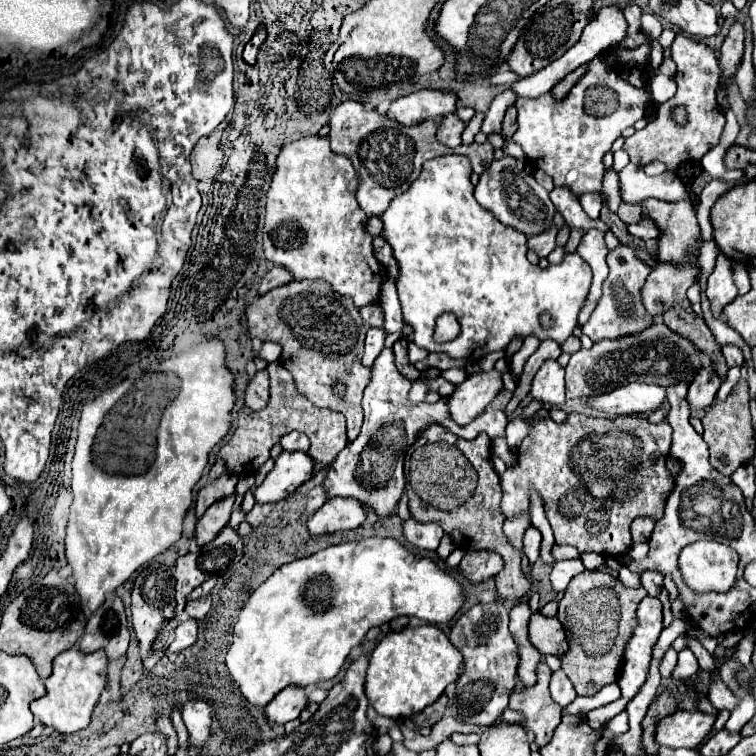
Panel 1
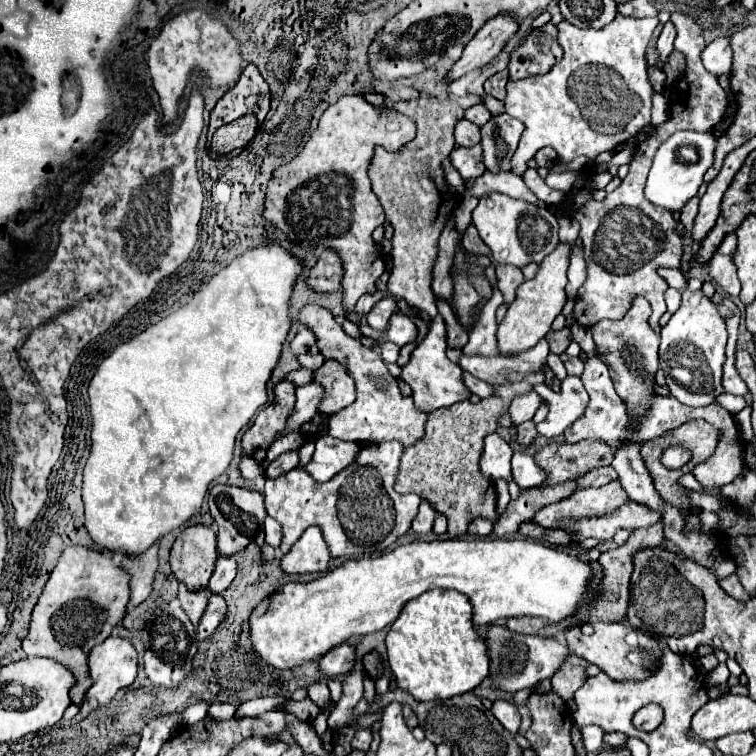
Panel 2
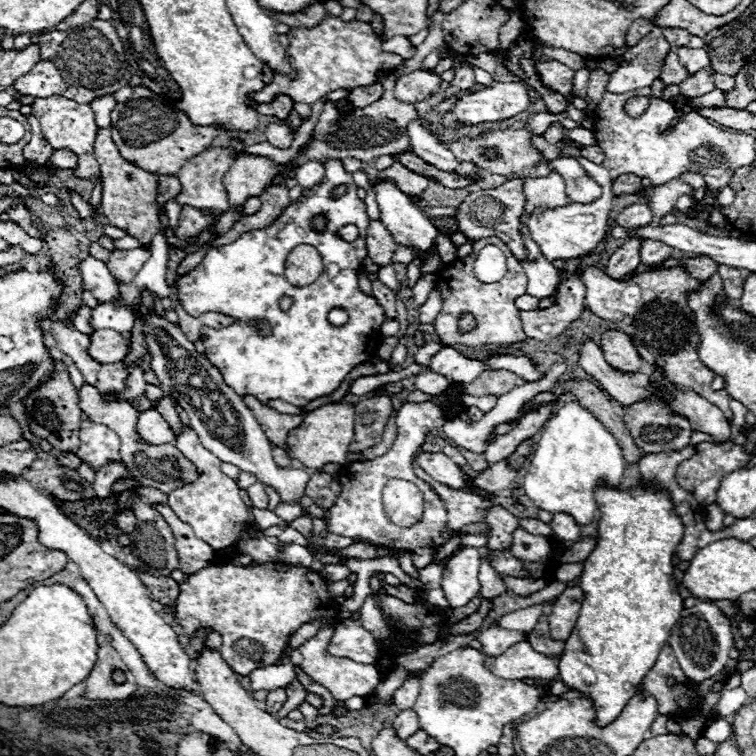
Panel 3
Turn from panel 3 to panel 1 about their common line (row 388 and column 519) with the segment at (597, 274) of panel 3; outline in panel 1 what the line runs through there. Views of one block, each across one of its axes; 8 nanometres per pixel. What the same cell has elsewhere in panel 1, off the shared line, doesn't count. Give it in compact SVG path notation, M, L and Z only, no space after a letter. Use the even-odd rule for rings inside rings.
M540 662L538 682L532 688L518 686L510 694L510 708L524 714L526 720L522 726L536 734L536 744L540 748L552 740L552 734L562 720L562 708L552 700L548 692L550 676L552 670L546 666L546 662Z

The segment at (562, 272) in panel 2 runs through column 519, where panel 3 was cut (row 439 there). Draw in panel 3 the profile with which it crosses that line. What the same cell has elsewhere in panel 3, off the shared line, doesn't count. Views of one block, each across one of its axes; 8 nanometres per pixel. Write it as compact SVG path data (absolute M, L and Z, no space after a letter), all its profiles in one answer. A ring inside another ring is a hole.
M338 402L338 404L326 404L322 408L316 408L308 416L304 416L304 424L288 436L286 444L292 460L300 460L306 468L318 470L328 462L344 464L352 438L354 438L354 404Z

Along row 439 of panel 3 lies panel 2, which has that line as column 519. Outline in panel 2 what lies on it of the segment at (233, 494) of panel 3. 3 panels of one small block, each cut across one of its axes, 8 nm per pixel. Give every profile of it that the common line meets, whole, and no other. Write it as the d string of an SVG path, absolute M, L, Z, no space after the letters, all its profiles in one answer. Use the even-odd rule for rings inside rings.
M484 172L474 188L470 190L474 196L482 198L490 192L504 192L512 198L520 198L520 200L528 200L528 202L536 202L536 196L526 188L526 184L522 182L520 176L512 174L512 172Z

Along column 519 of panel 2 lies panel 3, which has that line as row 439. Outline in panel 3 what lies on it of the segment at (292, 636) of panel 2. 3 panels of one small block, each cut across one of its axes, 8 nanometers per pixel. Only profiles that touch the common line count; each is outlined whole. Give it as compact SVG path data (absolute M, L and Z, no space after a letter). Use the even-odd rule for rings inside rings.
M568 402L562 408L558 408L544 424L538 448L532 454L528 474L524 476L524 490L526 496L540 510L552 514L566 512L556 514L550 526L556 538L576 542L580 538L580 526L594 522L598 514L594 502L594 486L600 480L606 480L610 486L618 486L624 468L626 460L622 456L618 440L600 424L600 420L594 414L590 414L578 402Z

